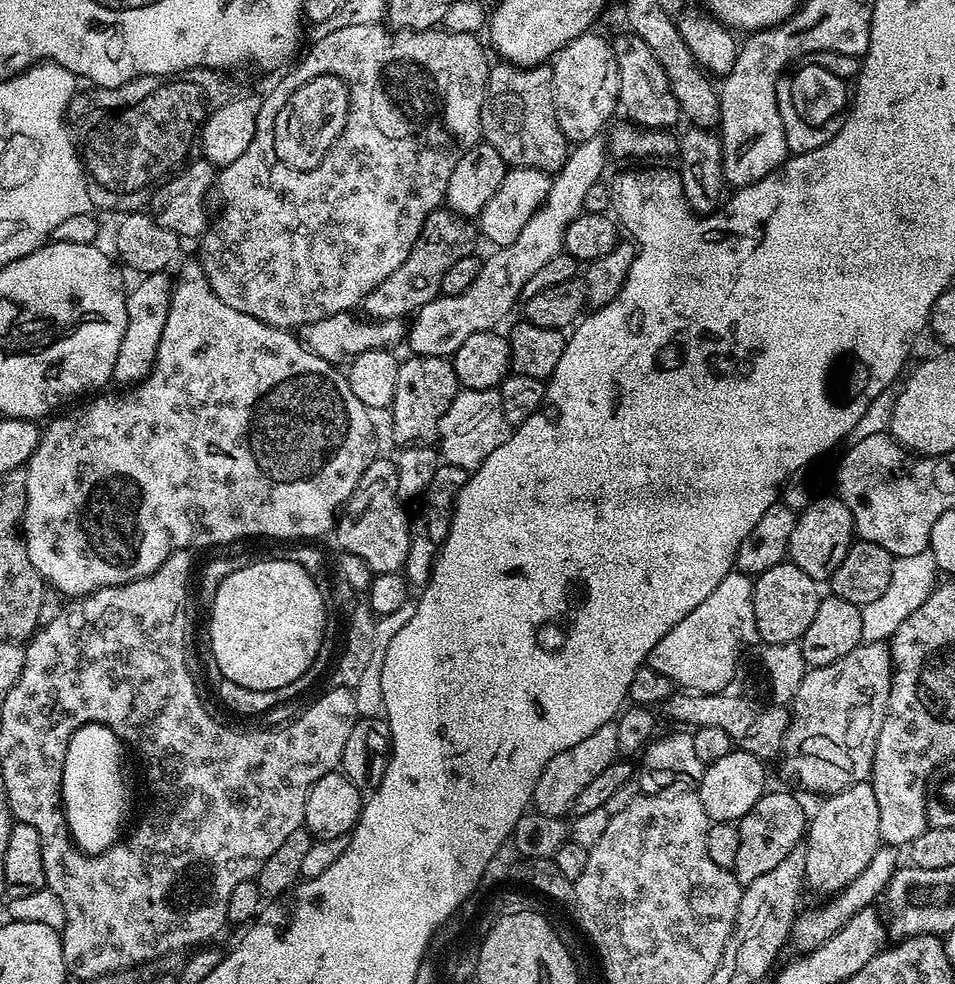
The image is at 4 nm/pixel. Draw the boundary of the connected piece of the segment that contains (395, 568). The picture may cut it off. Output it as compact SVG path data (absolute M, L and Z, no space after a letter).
M377 458L366 466L354 494L340 509L334 525L334 537L340 543L340 552L349 552L362 558L373 574L400 572L410 550L408 526L410 516L404 513L405 505L398 498L398 474L391 459Z

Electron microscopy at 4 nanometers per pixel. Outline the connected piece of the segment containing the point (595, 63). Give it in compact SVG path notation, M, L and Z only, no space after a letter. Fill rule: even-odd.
M587 30L580 36L573 36L570 43L562 45L550 61L558 126L570 142L599 137L603 128L609 127L608 119L618 112L618 62L611 43L594 33Z

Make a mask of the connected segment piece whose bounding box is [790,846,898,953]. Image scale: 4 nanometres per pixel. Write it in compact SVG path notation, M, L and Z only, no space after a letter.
M881 846L874 854L874 858L870 858L870 866L866 866L866 870L862 870L862 874L858 874L854 878L854 882L850 882L850 886L846 886L835 896L825 899L821 908L812 908L809 912L801 911L797 915L796 921L792 923L791 943L800 947L801 953L811 952L822 942L826 942L837 932L846 926L846 922L850 918L854 918L854 914L858 914L858 910L869 907L873 903L872 899L879 897L884 889L888 887L890 878L896 873L898 861L896 861L897 849L892 846Z

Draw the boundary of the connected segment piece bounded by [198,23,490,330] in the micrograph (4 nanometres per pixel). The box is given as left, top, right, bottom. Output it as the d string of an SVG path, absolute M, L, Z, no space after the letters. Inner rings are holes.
M383 23L367 24L366 26L342 26L342 30L325 31L323 35L321 40L313 42L312 49L304 57L301 55L291 65L293 68L269 90L268 97L265 95L261 99L258 118L254 126L254 138L250 142L250 146L246 146L246 150L239 158L234 158L234 162L230 162L225 168L217 171L214 181L214 200L215 203L216 200L220 203L220 213L217 216L215 213L208 229L198 240L198 244L200 244L198 259L201 266L204 267L206 279L213 282L240 280L232 292L233 297L231 296L231 299L241 302L240 300L244 300L248 296L249 305L247 304L247 307L254 318L258 318L275 328L289 330L299 329L305 324L313 324L322 318L338 314L340 311L352 312L355 309L355 304L356 307L363 305L366 294L370 294L370 290L374 290L379 284L386 282L386 278L390 278L390 274L394 274L394 270L398 270L398 266L402 266L402 262L406 262L406 258L410 258L410 250L414 250L414 242L418 242L418 234L422 230L426 218L444 204L446 186L450 186L450 174L454 174L454 166L458 166L458 158L462 158L462 154L466 154L466 150L470 150L482 140L480 115L486 94L490 60L484 57L484 48L476 41L478 39L475 35L449 32L441 30L439 27L427 28L421 32L402 32L393 30ZM319 75L336 75L344 80L349 90L348 117L336 141L326 150L321 164L315 166L314 169L299 172L291 169L290 166L283 165L278 160L277 154L272 156L274 122L287 99L300 86L310 82L311 79L318 78Z

